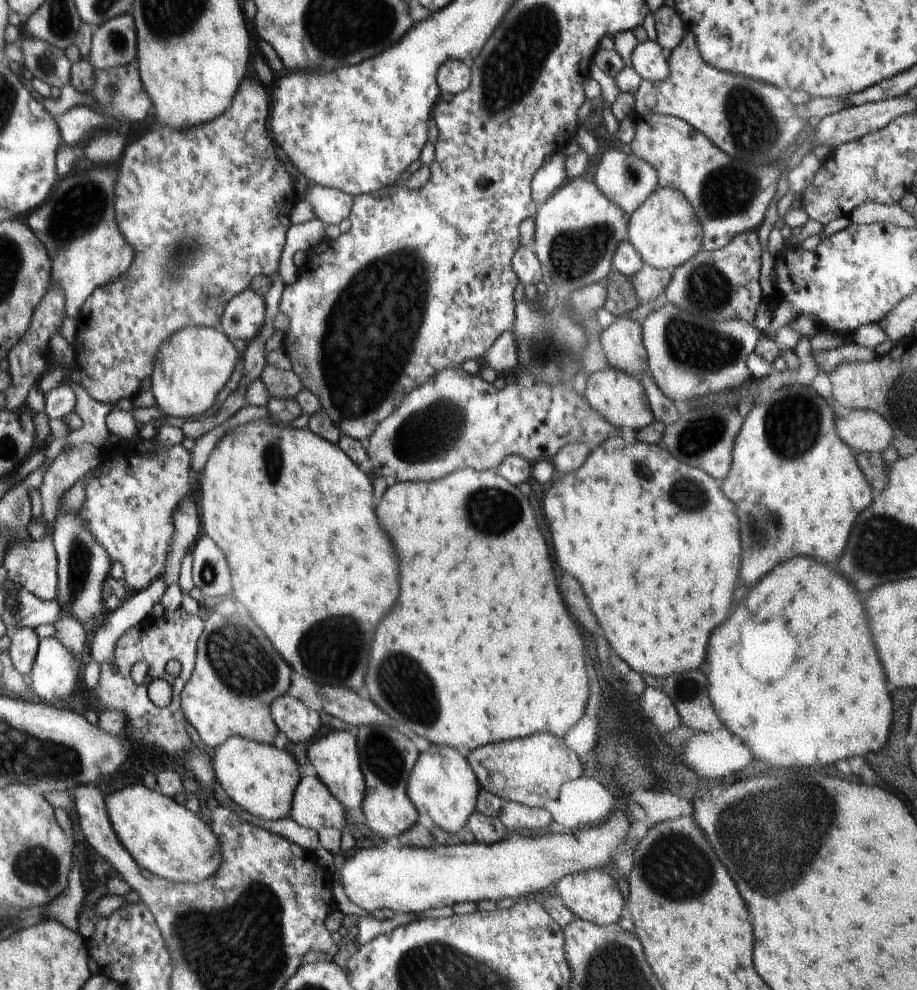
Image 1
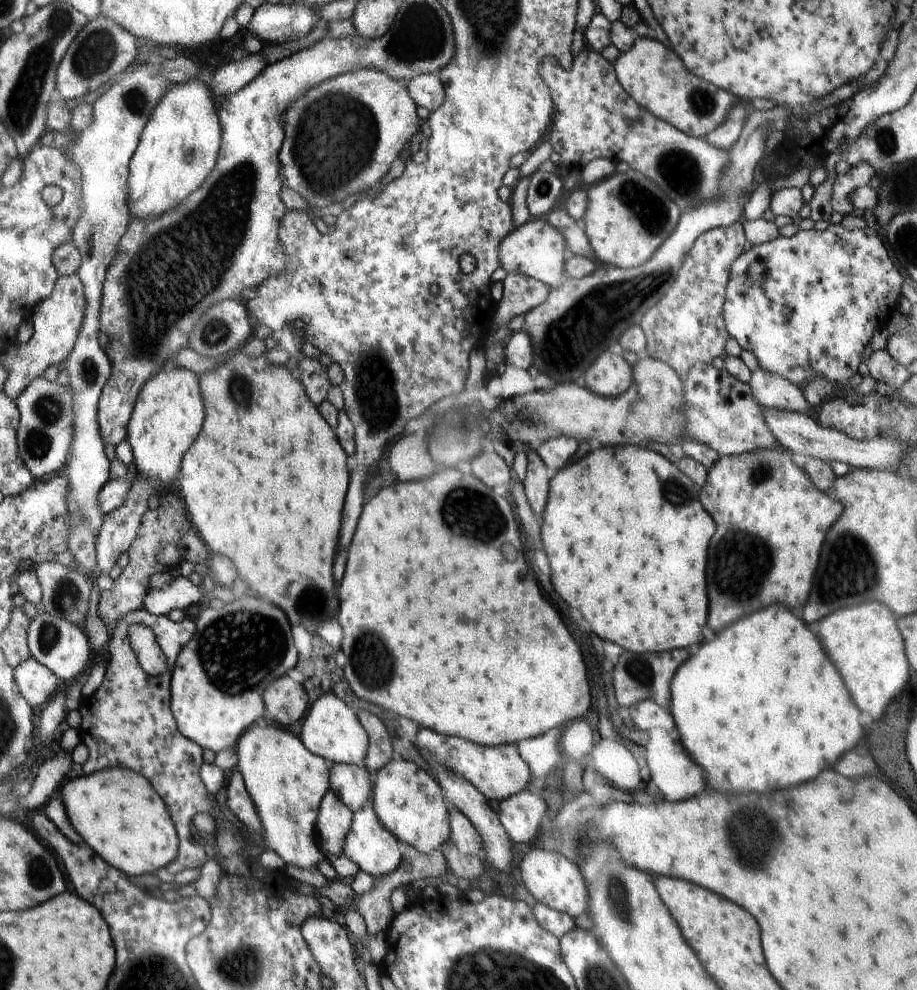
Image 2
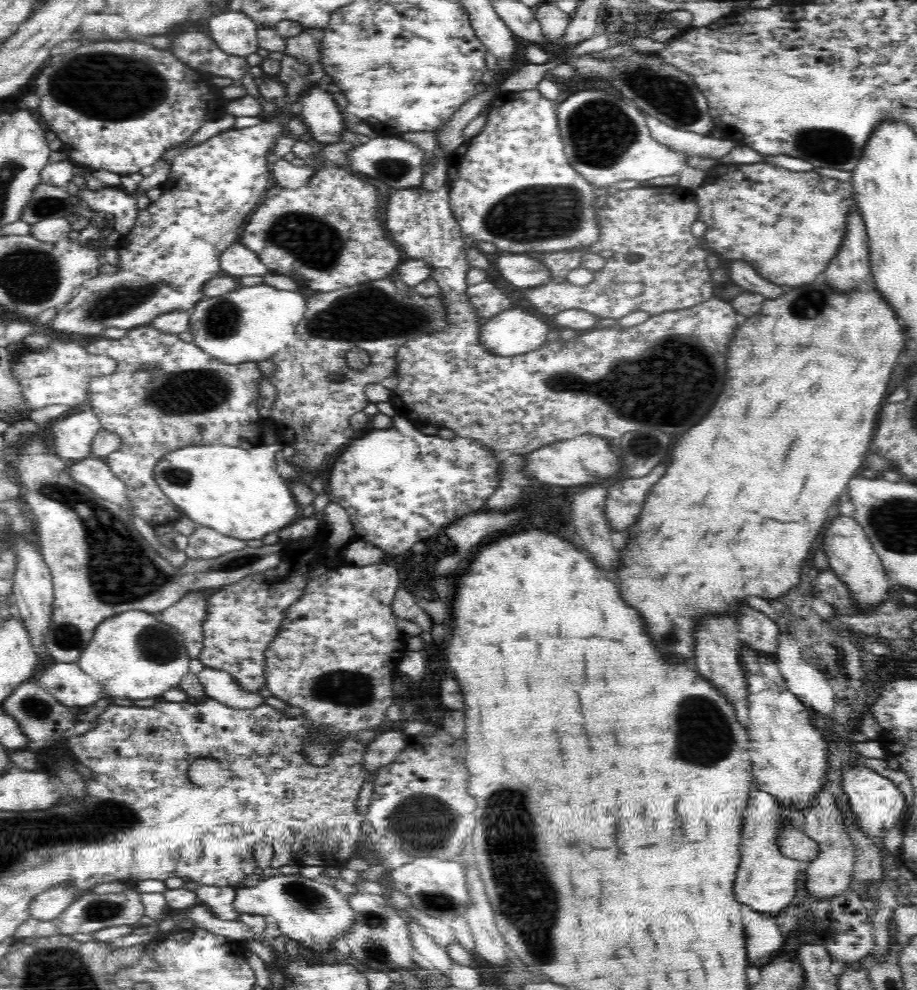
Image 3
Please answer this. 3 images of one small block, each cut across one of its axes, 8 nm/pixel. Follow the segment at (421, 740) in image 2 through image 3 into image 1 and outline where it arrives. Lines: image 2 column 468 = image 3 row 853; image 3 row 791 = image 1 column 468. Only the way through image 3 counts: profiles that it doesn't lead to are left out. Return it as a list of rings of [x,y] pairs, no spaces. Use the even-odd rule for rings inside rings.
[[[547,732],[487,744],[465,753],[464,758],[482,788],[503,801],[514,801],[534,808],[543,808],[547,800],[558,800],[561,786],[584,773],[580,758],[566,746],[564,739]]]

